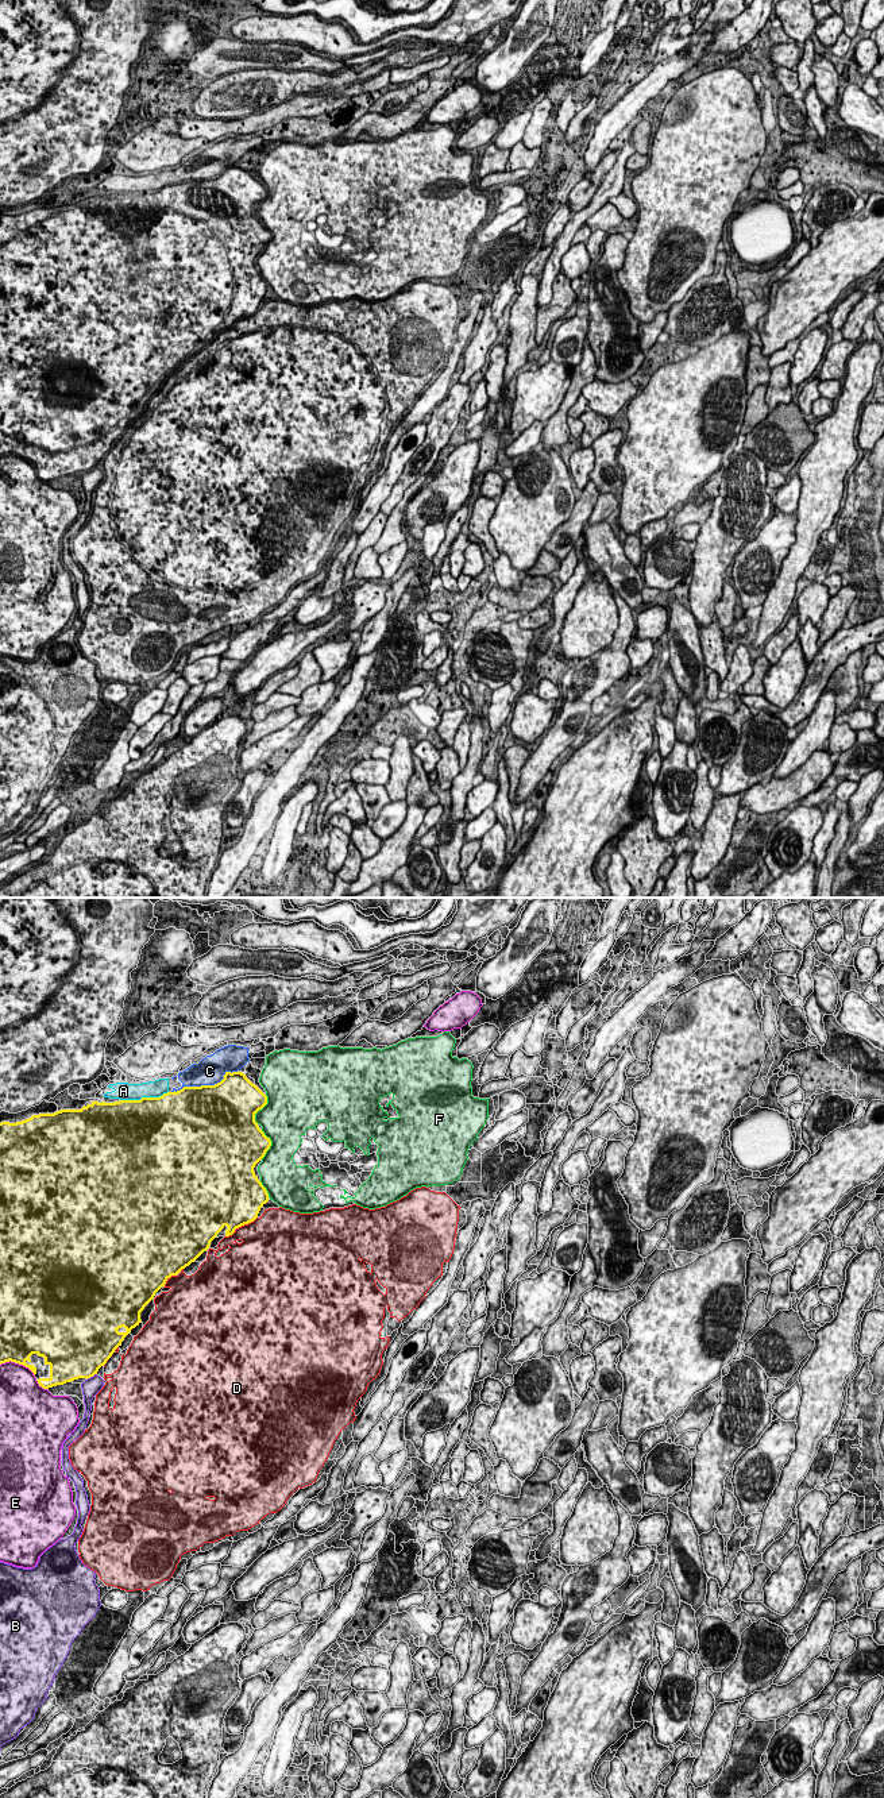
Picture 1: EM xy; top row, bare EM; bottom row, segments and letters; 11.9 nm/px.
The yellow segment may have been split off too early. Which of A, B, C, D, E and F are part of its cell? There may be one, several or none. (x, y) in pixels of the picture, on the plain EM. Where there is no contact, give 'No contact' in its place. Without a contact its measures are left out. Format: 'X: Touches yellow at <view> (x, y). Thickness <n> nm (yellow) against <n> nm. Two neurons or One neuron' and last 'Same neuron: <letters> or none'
A: Touches yellow at xy (143, 191). Thickness 500 nm (yellow) against 220 nm. Two neurons
B: Touches yellow at xy (91, 469). Thickness 480 nm (yellow) against 220 nm. Two neurons
C: Touches yellow at xy (204, 178). Thickness 500 nm (yellow) against 340 nm. Two neurons
D: Touches yellow at xy (240, 319). Thickness 500 nm (yellow) against 400 nm. Two neurons
E: Touches yellow at xy (18, 455). Thickness 440 nm (yellow) against 420 nm. Two neurons
F: Touches yellow at xy (259, 201). Thickness 480 nm (yellow) against 440 nm. Two neurons
Same neuron: none

